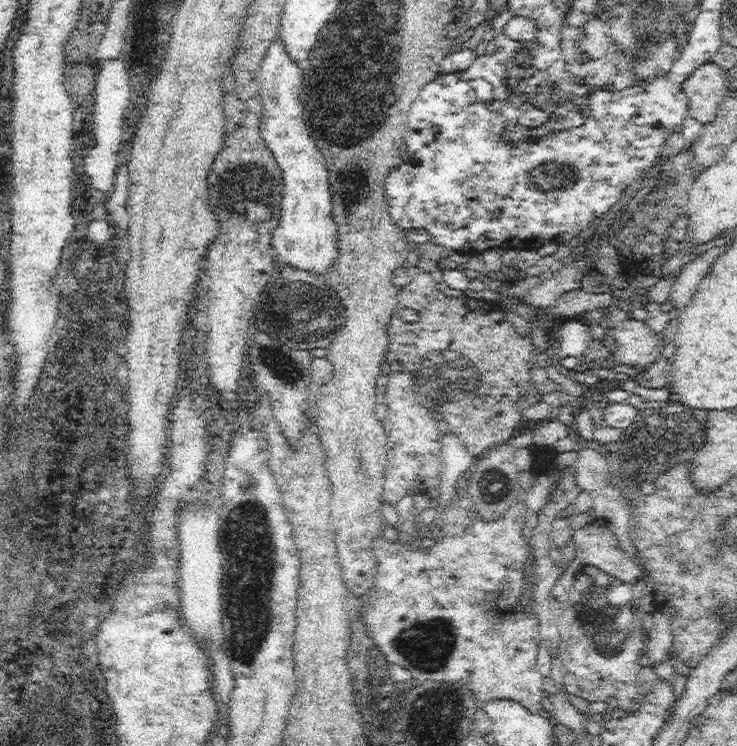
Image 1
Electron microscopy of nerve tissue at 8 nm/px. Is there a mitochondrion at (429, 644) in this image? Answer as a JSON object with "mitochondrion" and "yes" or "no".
{"mitochondrion":"yes"}

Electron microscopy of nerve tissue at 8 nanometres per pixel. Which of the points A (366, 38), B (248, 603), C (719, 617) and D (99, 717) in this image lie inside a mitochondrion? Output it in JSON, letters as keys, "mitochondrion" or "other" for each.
{"A":"mitochondrion","B":"mitochondrion","C":"mitochondrion","D":"other"}

